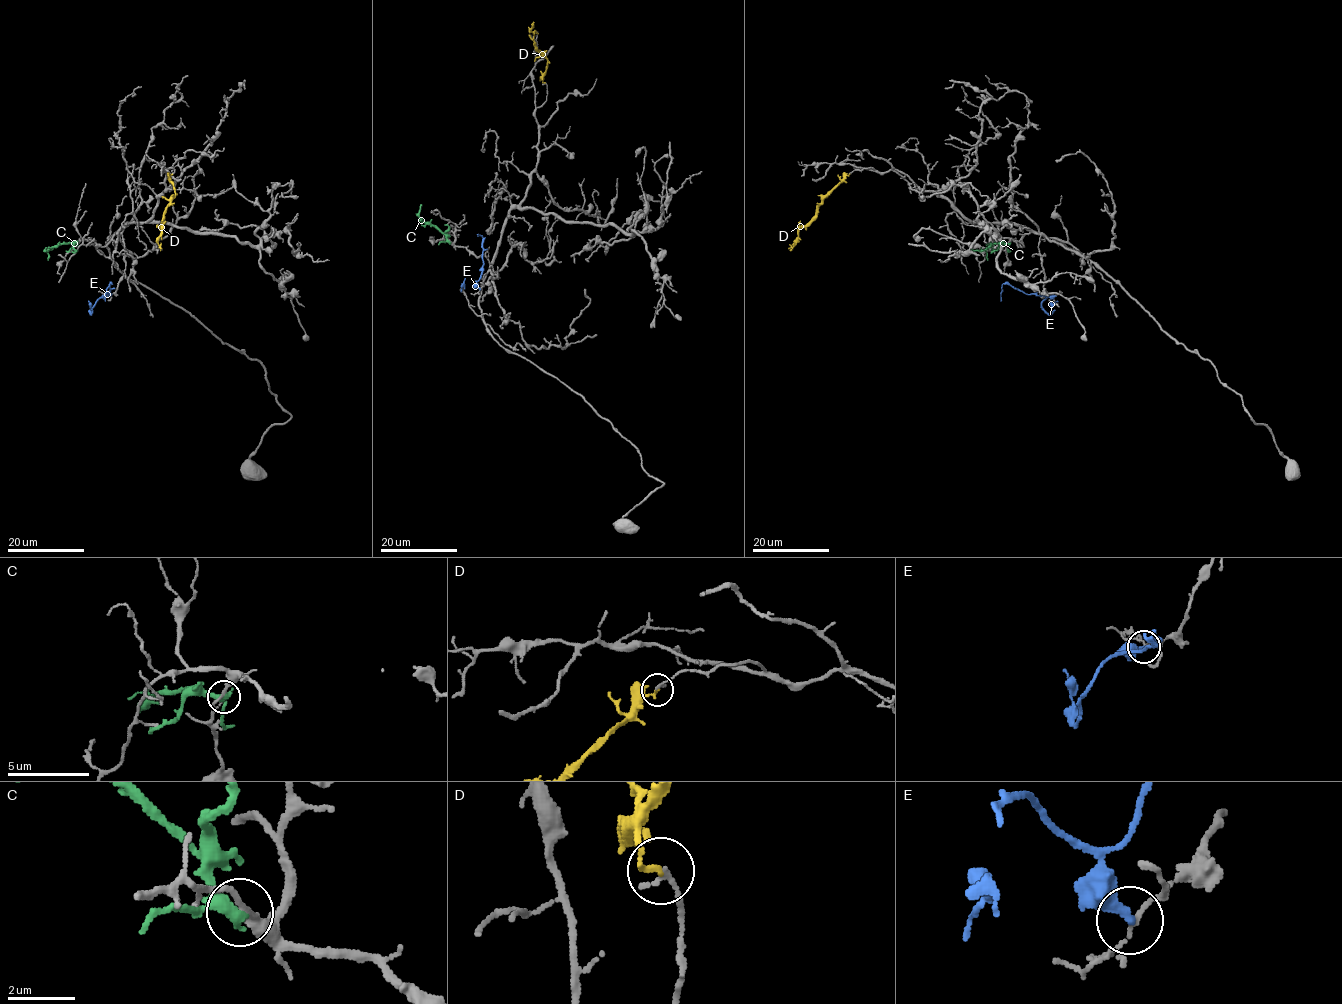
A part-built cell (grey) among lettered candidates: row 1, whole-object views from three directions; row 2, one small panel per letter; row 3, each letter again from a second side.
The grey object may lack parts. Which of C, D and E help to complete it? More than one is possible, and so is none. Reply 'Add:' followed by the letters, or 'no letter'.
Add: no letter

